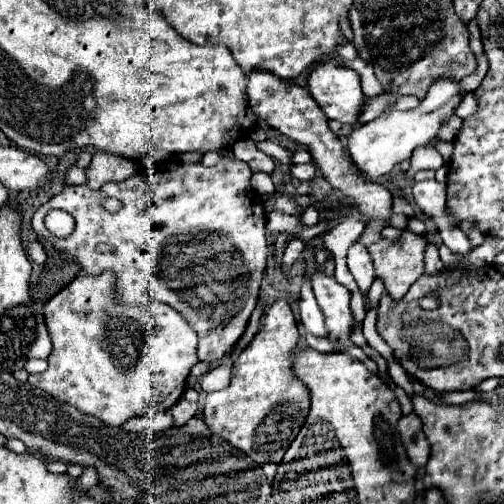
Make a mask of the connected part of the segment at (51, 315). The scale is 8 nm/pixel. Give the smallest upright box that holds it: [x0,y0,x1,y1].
[29,270,199,428]

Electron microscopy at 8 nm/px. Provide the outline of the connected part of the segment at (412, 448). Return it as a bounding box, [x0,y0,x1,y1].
[397,412,429,466]

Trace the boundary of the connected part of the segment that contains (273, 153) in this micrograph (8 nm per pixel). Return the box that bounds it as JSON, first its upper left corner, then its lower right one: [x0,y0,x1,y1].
[259,140,293,164]

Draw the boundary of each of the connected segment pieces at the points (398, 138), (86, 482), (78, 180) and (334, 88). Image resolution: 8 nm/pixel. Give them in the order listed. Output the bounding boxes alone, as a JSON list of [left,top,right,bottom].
[[349,78,463,180],[79,466,99,486],[67,166,87,184],[309,64,367,124]]

